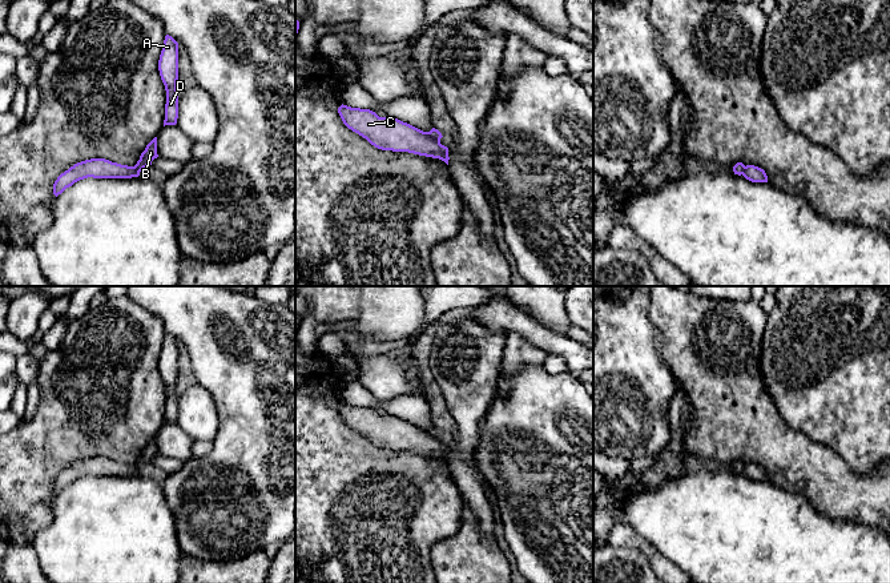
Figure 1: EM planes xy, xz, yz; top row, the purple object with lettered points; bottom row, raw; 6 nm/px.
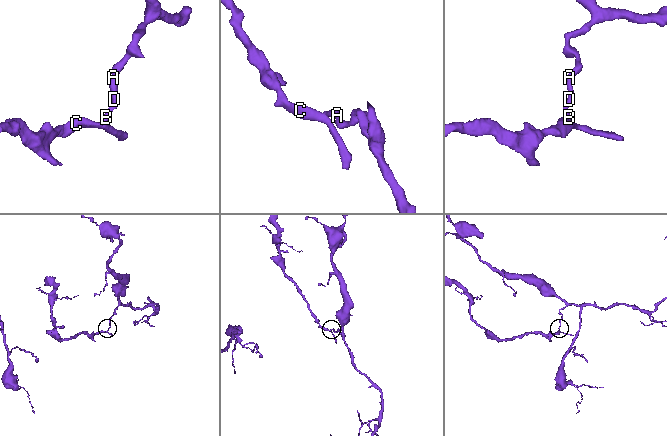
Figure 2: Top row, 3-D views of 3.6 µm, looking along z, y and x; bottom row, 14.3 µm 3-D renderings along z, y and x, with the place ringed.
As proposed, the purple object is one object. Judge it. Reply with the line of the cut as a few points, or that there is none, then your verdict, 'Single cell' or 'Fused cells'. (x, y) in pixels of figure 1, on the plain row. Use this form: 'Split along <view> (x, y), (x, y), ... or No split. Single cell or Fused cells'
Split along xz (426, 430), (439, 439). Fused cells

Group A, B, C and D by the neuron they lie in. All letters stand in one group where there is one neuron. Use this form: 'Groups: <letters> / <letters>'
Groups: A B D / C

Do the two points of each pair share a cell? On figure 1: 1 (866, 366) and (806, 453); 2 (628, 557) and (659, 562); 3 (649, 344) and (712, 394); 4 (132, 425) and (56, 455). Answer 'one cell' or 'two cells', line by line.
1: two cells
2: two cells
3: two cells
4: one cell

